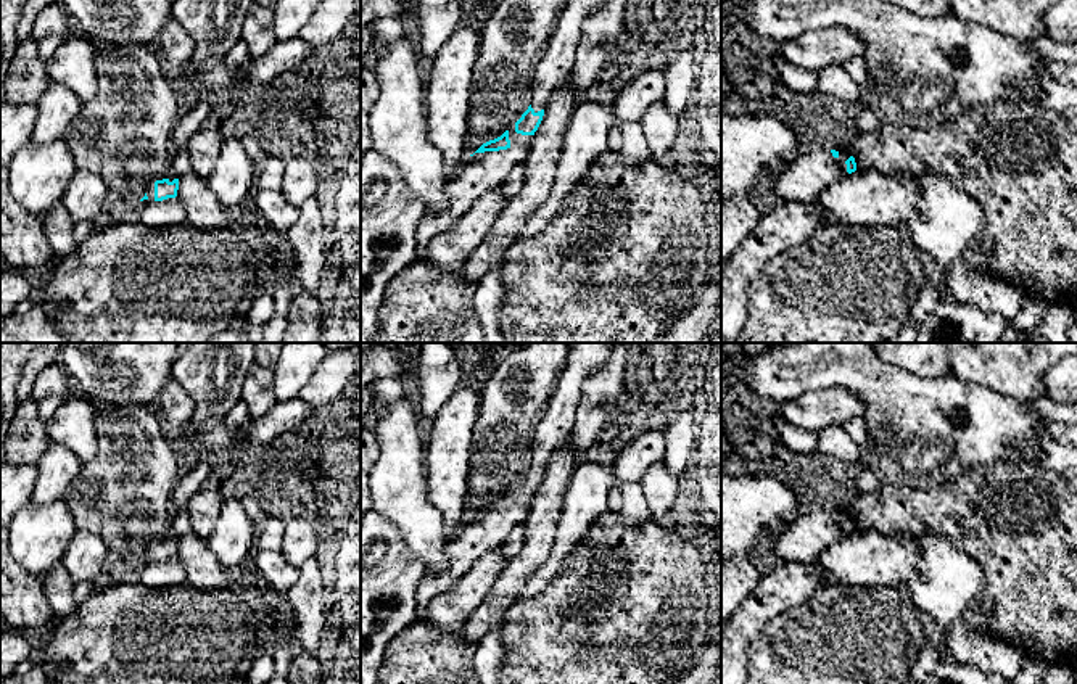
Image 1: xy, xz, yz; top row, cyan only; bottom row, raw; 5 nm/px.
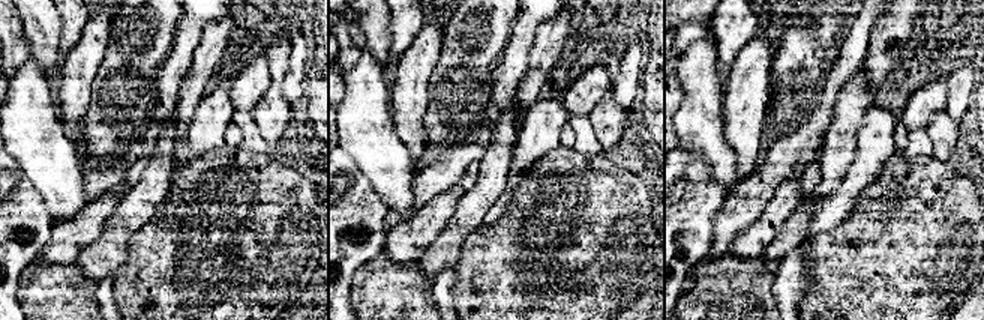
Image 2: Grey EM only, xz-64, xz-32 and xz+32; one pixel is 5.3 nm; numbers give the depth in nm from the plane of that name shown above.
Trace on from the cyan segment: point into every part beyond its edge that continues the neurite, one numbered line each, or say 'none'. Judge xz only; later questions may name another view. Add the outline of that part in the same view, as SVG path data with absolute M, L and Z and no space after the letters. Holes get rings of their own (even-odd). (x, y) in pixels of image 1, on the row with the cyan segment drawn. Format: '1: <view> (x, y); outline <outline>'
1: xz (557, 61); outline M567 0L563 5L557 27L533 72L531 108L534 113L544 109L551 95L568 79L581 40L581 24L604 3L605 0Z
2: xz (480, 173); outline M515 124L507 130L510 140L507 150L468 156L444 188L448 204L441 211L425 211L417 225L415 262L425 262L428 245L436 235L449 232L481 195L501 187L515 166L526 163L528 135L517 134Z

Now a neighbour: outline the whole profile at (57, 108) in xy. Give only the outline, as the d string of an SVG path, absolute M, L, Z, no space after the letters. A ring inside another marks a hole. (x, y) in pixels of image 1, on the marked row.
M52 82L35 106L37 119L31 142L47 145L63 138L68 126L77 116L82 101L68 87Z

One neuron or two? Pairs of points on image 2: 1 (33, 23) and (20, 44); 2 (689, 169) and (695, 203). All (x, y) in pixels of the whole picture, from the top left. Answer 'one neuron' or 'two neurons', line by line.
1: two neurons
2: one neuron

